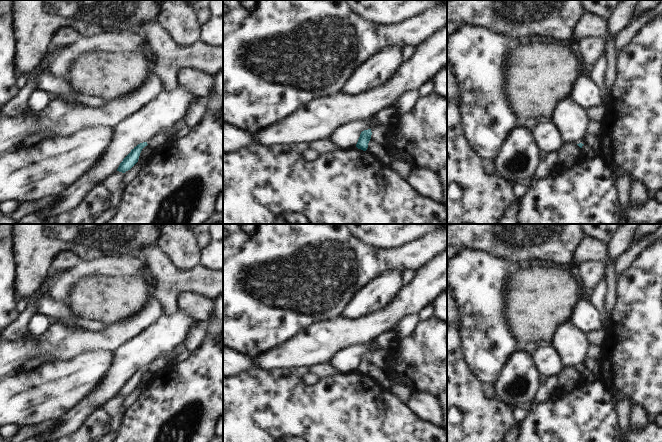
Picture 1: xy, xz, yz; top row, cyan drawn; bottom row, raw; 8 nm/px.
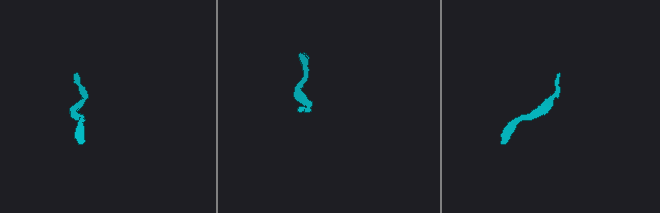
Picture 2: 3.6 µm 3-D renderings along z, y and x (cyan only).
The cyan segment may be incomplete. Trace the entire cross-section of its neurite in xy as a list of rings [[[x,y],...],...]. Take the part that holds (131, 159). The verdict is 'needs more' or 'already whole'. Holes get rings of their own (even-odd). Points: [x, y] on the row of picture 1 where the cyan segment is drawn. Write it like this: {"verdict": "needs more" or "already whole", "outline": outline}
{"verdict": "already whole", "outline": [[[143,142],[134,147],[120,163],[117,171],[125,173],[126,171],[130,170],[138,162],[142,149],[147,145],[147,142]]]}

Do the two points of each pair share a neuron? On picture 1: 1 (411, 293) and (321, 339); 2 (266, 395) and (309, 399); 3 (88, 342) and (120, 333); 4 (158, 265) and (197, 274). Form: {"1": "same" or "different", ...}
{"1": "same", "2": "same", "3": "same", "4": "same"}

